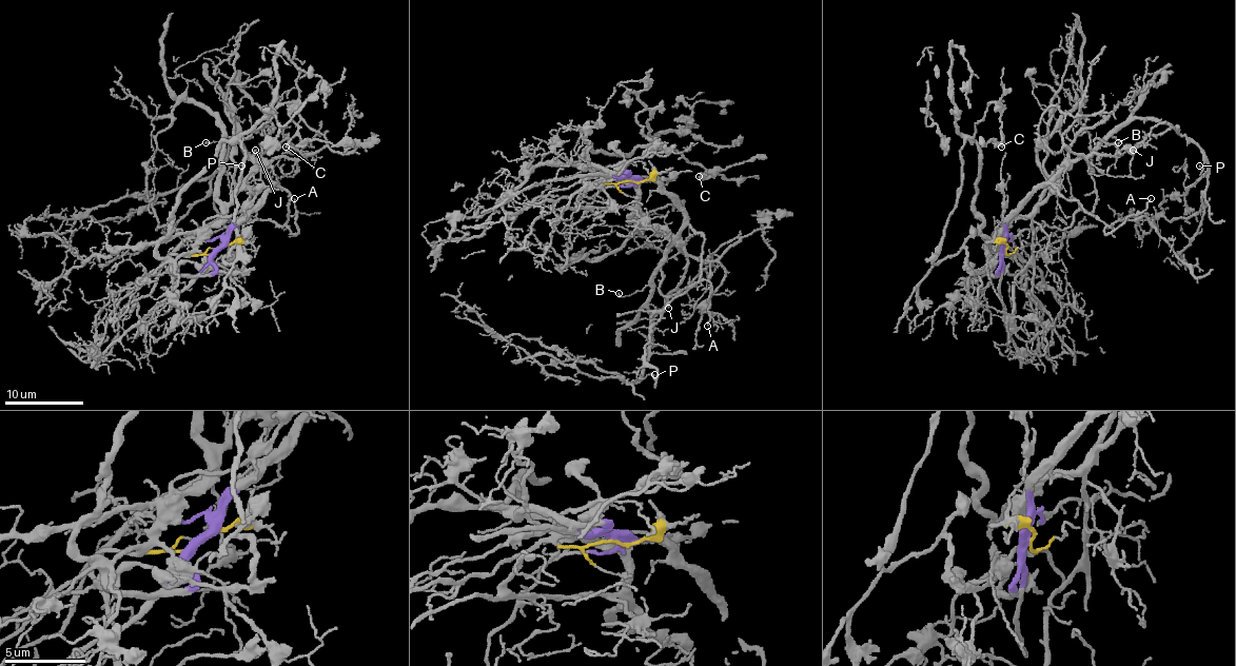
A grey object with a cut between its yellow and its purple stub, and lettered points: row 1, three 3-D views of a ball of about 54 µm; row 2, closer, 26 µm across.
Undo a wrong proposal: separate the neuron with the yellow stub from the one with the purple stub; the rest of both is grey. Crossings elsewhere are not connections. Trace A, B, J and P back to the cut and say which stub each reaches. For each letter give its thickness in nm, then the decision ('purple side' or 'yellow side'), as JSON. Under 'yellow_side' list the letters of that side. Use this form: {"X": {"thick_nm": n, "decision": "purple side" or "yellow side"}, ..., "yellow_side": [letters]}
{"A": {"thick_nm": 120, "decision": "purple side"}, "B": {"thick_nm": 140, "decision": "purple side"}, "J": {"thick_nm": 130, "decision": "purple side"}, "P": {"thick_nm": 110, "decision": "purple side"}, "yellow_side": []}

